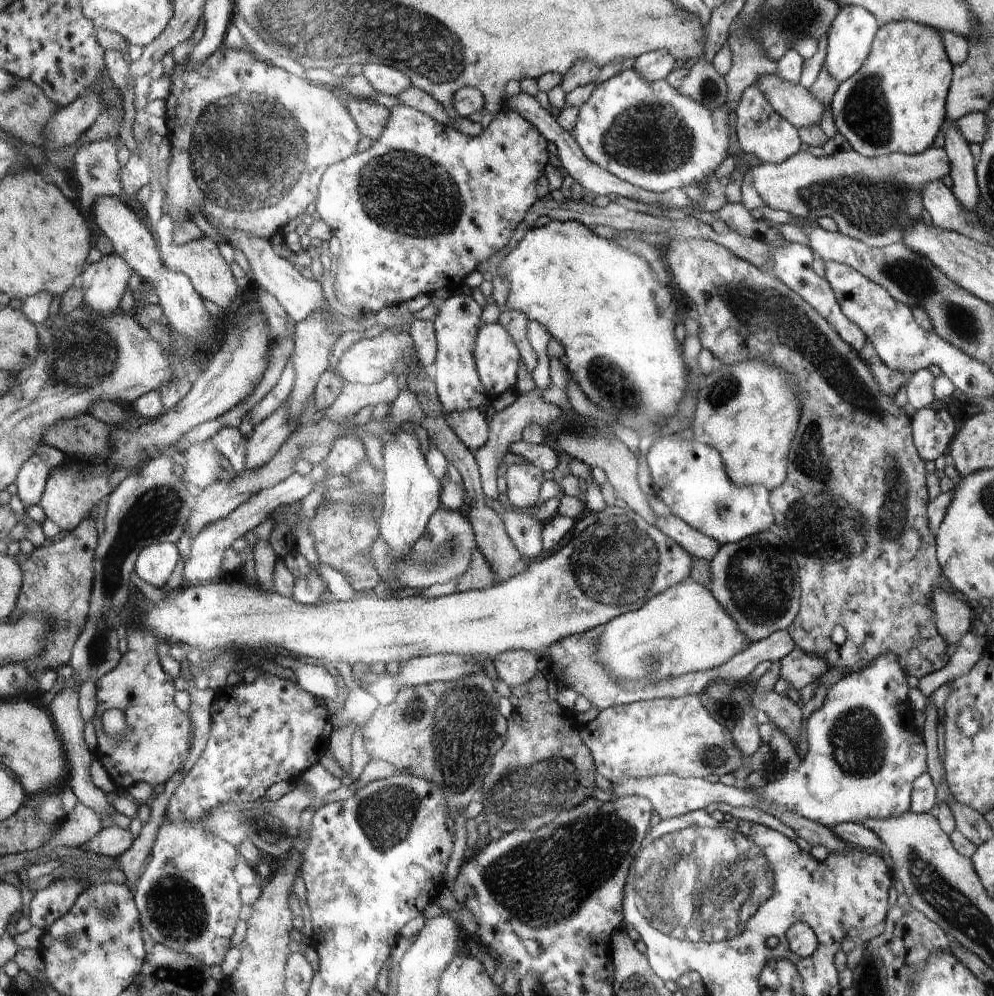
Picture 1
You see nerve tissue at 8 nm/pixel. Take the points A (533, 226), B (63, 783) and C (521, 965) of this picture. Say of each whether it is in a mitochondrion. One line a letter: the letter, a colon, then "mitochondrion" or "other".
A: other
B: other
C: other

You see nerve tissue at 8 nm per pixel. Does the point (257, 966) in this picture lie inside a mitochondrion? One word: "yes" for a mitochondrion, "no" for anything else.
no

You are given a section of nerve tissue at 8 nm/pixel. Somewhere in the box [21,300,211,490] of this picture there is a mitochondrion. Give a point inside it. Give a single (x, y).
(81, 354)

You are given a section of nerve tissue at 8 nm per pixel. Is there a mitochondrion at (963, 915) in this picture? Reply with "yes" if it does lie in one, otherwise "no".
yes

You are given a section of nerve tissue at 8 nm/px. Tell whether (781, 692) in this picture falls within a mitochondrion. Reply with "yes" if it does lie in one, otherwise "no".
no

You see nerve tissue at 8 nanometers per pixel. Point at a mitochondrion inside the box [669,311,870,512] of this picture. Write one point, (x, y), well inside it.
(727, 387)

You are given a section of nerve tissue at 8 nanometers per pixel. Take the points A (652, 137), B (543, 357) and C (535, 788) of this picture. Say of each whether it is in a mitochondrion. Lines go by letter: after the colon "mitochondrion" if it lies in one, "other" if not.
A: mitochondrion
B: other
C: mitochondrion

